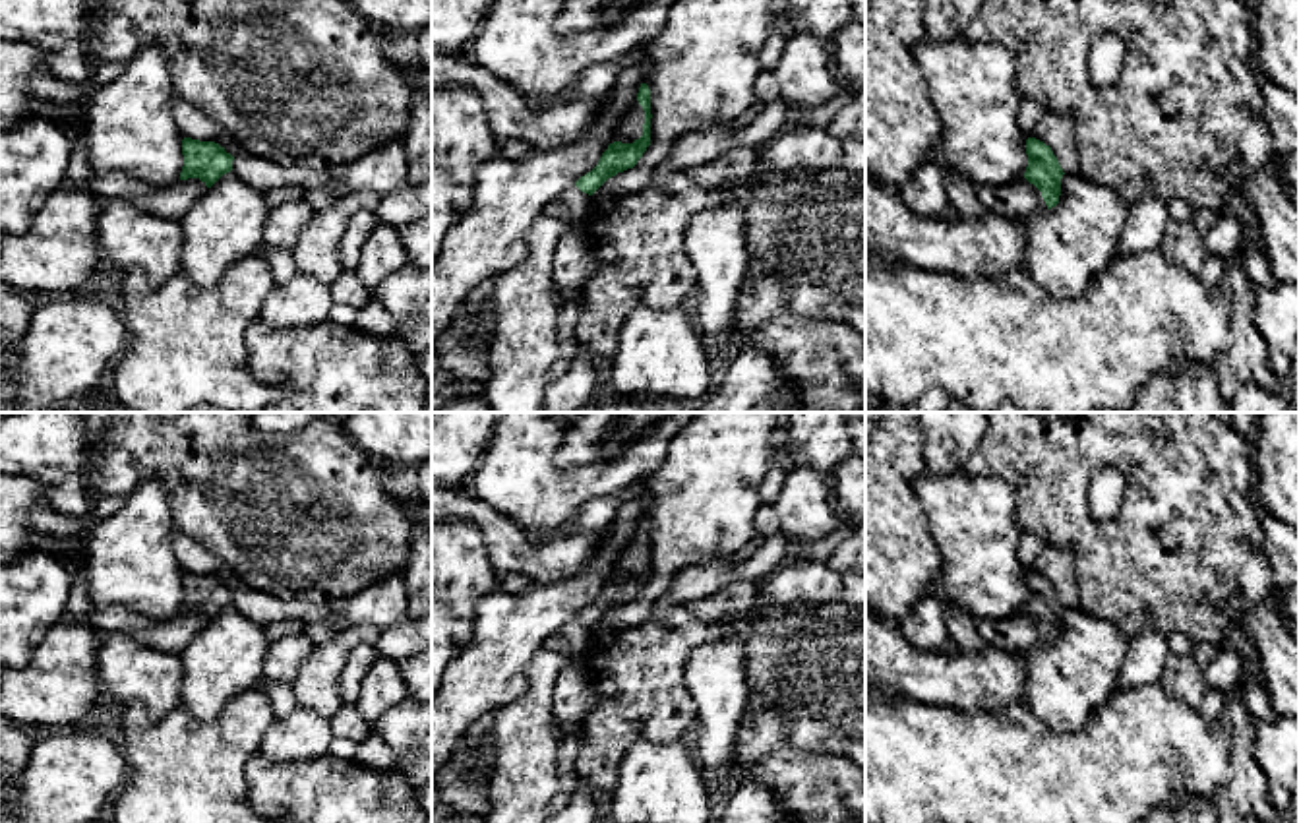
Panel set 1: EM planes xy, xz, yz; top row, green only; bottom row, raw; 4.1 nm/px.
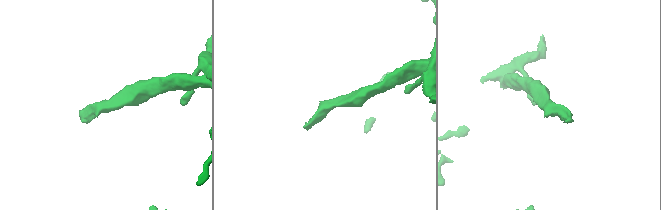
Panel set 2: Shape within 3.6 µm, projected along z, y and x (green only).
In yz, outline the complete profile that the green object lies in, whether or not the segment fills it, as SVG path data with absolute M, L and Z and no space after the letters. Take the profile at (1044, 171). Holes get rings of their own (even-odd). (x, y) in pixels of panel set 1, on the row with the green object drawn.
M1028 137L1026 155L1028 167L1020 180L978 188L985 211L1018 221L1059 203L1065 172L1051 147L1036 137Z

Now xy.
M182 139L184 167L170 186L151 186L124 172L93 174L87 188L99 199L122 199L161 219L180 221L223 174L234 157L215 141Z

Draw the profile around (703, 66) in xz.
M676 0L658 37L639 52L649 62L645 83L650 89L650 145L633 168L608 178L592 196L590 209L571 230L589 234L590 225L608 215L629 194L652 184L654 170L666 163L674 143L691 132L738 118L751 103L761 68L772 0Z

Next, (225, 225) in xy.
M223 174L178 221L182 229L182 273L211 289L236 261L256 254L271 209L265 192Z

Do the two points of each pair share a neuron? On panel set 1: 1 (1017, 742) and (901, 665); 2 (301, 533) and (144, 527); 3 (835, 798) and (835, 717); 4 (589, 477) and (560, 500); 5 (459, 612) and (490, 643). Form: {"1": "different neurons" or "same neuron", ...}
{"1": "different neurons", "2": "different neurons", "3": "different neurons", "4": "same neuron", "5": "different neurons"}

